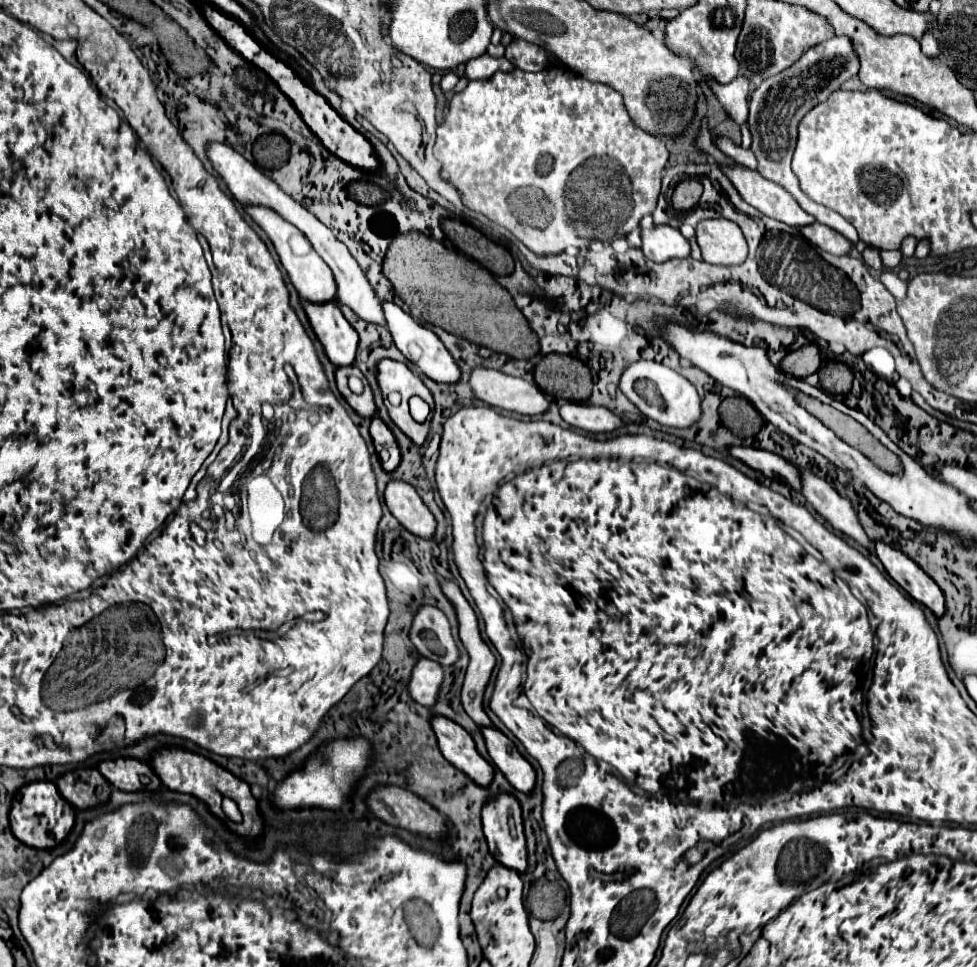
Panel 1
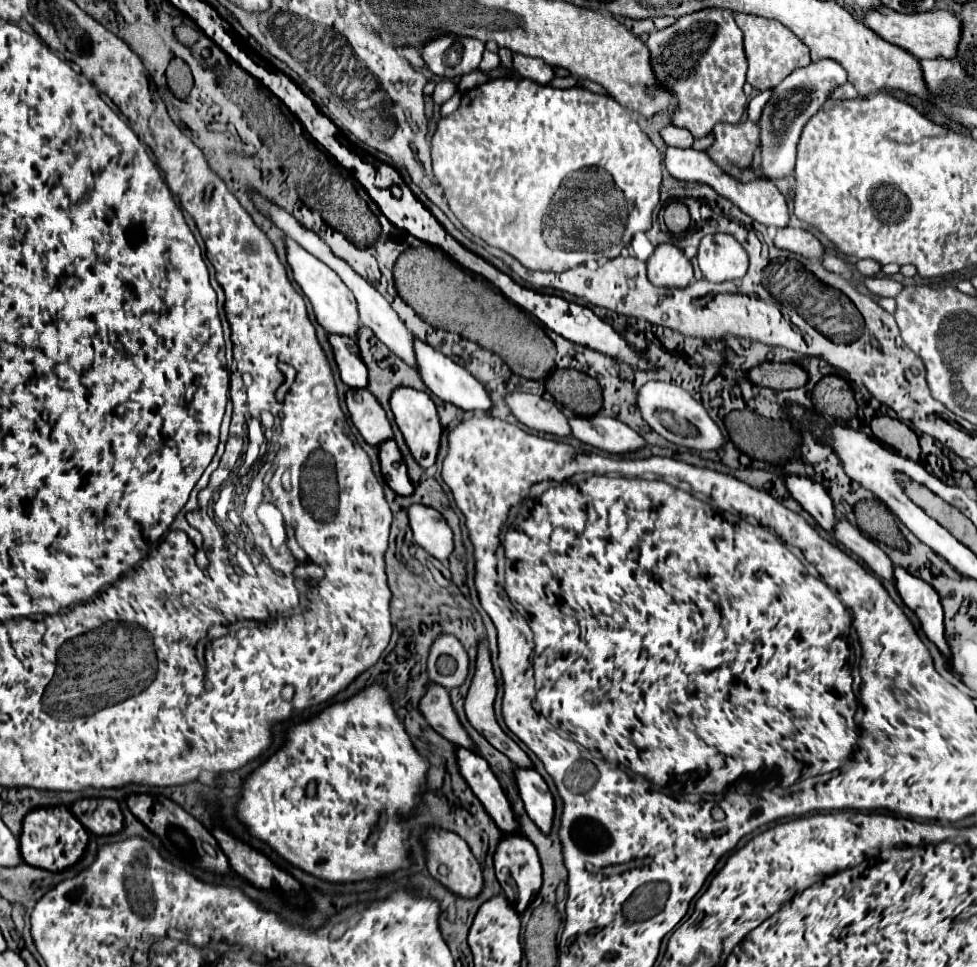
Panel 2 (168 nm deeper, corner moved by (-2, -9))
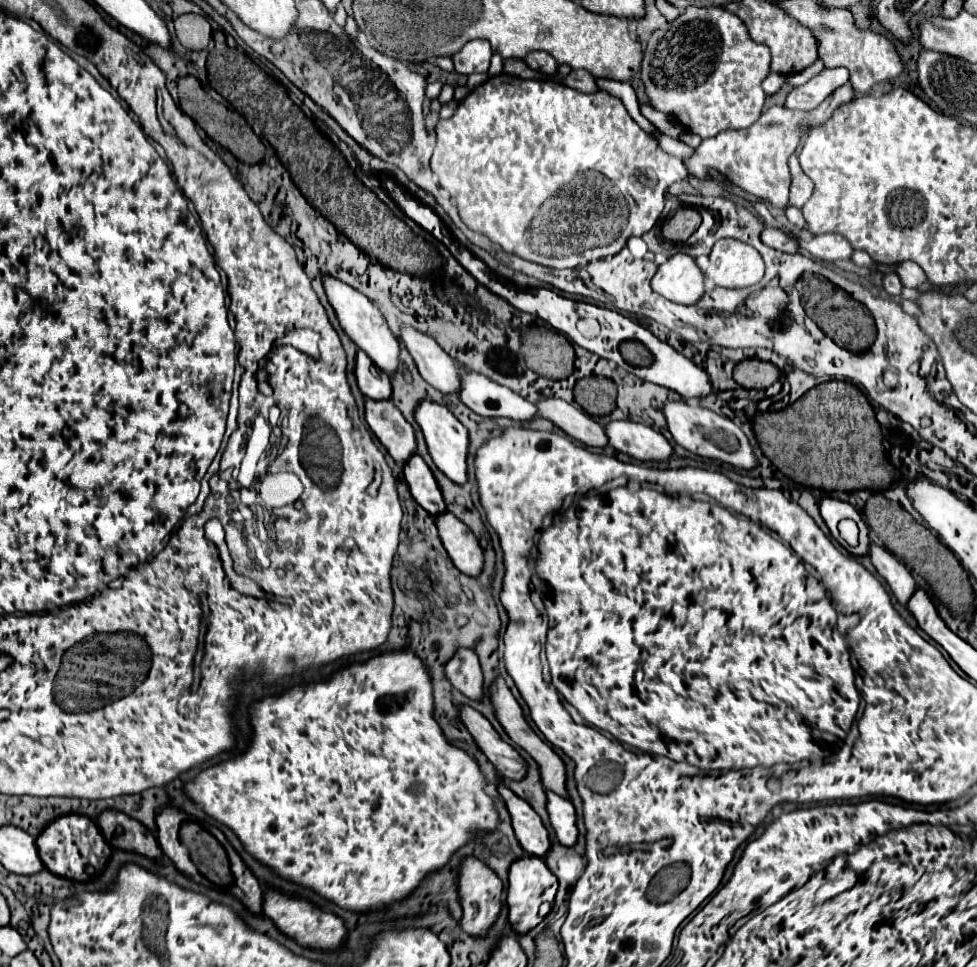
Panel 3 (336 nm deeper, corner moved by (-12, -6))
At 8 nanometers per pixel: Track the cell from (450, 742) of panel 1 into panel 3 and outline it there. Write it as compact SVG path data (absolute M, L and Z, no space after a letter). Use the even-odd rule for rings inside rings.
M503 782L499 784L499 792L507 802L509 814L513 818L513 828L515 828L515 836L521 844L521 848L537 858L545 858L545 854L551 848L551 840L549 840L549 832L543 826L539 814L519 796L515 796Z

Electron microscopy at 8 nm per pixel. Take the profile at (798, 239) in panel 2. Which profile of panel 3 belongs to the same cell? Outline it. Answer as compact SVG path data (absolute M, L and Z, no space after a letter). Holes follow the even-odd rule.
M767 226L761 232L761 242L775 248L775 250L781 250L781 252L797 252L797 242L793 238L785 236L781 230L771 228L771 226Z

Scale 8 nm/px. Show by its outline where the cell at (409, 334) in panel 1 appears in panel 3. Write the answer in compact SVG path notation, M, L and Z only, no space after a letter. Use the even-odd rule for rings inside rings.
M459 364L461 374L461 392L459 398L467 404L475 414L485 418L511 418L517 422L527 422L537 418L537 406L529 400L521 398L513 390L495 384L493 380L479 376L477 372L469 372Z

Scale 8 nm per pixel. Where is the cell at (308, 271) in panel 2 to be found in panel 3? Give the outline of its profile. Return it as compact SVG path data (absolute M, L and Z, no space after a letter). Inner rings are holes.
M325 276L323 278L323 284L325 284L325 292L329 296L329 302L331 306L335 308L335 314L339 318L339 324L341 328L345 330L345 334L365 352L369 354L369 358L373 360L373 364L377 368L381 368L383 372L387 374L395 374L399 370L399 352L401 352L401 342L399 338L389 330L385 318L381 316L381 312L377 310L377 306L373 302L367 300L367 296L363 296L361 292L357 292L355 288L343 284L341 280L337 278L331 278L331 276Z

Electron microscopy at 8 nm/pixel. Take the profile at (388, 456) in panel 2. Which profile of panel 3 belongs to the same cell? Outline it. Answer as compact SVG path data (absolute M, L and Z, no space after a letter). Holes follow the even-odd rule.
M415 454L413 460L409 460L405 464L405 480L407 480L417 504L421 504L431 516L439 516L443 512L447 512L441 490L435 482L435 476L419 454Z

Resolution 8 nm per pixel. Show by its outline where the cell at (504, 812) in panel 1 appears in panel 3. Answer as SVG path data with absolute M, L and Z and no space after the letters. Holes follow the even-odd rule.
M525 856L523 860L513 862L509 870L509 892L507 892L507 908L509 908L509 926L515 934L531 932L543 918L539 916L539 906L543 902L553 904L557 892L557 878L545 866L545 862L537 856Z

